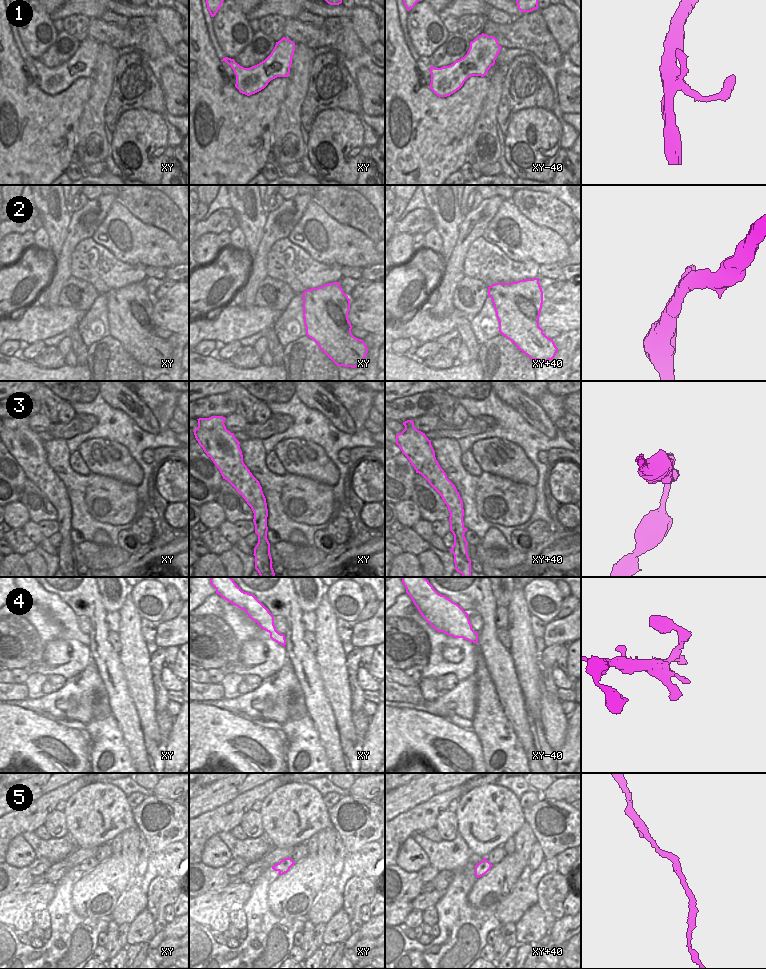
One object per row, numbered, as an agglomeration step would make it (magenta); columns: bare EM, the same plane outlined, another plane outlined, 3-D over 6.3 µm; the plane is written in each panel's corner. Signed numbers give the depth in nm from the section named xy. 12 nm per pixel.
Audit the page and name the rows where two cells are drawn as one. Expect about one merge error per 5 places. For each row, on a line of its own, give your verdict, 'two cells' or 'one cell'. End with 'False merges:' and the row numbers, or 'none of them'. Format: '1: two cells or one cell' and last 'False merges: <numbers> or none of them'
1: one cell
2: one cell
3: one cell
4: one cell
5: one cell
False merges: none of them

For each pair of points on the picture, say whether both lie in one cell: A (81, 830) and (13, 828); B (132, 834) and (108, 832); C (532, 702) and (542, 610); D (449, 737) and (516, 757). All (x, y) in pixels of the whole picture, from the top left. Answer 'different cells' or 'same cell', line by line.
A: different cells
B: different cells
C: different cells
D: different cells

